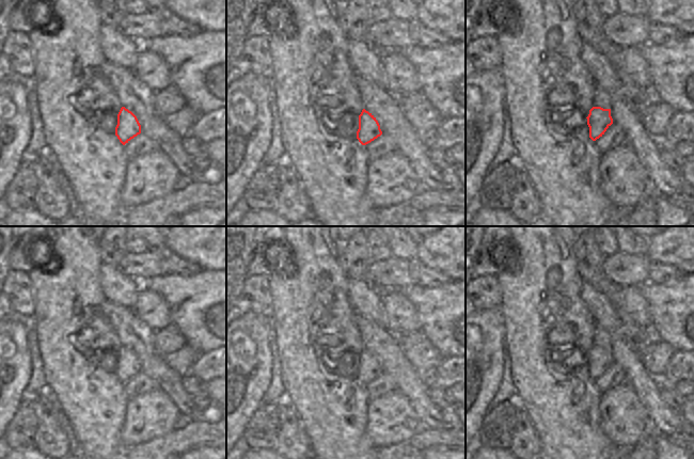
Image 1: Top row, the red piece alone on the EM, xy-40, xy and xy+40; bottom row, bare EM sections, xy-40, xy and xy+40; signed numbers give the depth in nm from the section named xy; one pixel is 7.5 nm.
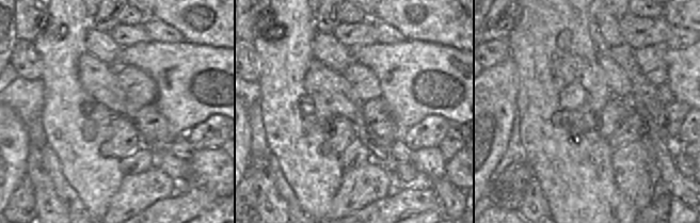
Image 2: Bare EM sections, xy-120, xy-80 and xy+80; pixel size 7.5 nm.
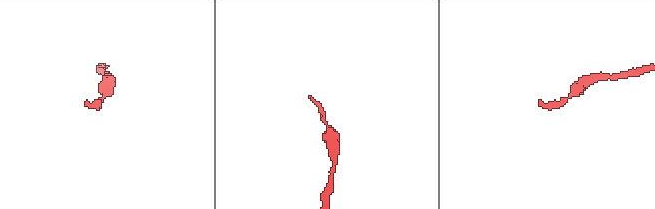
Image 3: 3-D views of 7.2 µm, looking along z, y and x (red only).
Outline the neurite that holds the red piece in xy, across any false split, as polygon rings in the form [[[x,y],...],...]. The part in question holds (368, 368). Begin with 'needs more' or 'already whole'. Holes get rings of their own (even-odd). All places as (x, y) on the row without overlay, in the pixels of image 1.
needs more | [[[365,348],[360,354],[344,352],[341,357],[333,358],[333,362],[328,365],[335,367],[345,378],[358,378],[362,384],[370,382],[382,374],[378,360]]]

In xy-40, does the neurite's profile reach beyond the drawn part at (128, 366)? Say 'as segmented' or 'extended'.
extended

